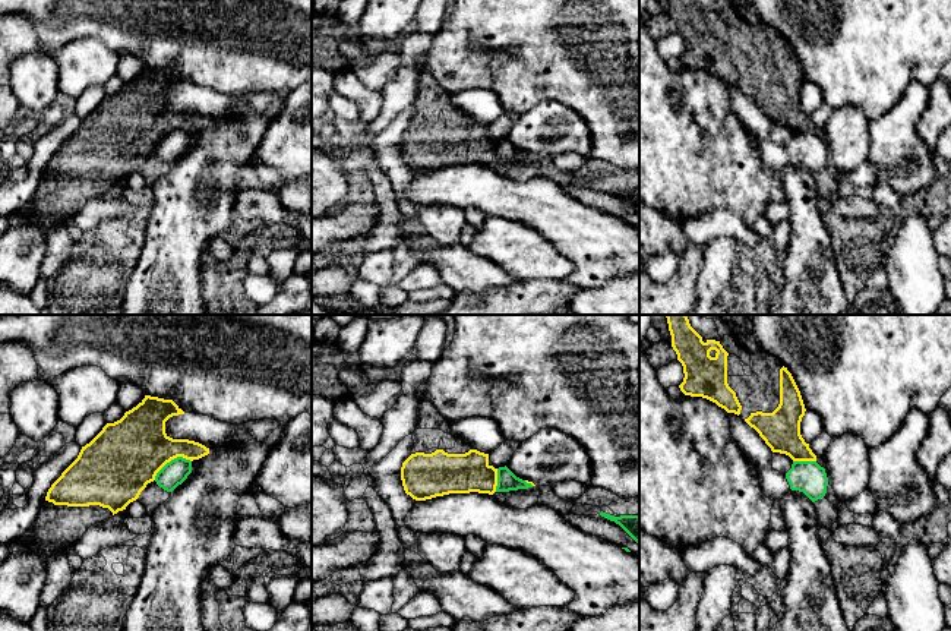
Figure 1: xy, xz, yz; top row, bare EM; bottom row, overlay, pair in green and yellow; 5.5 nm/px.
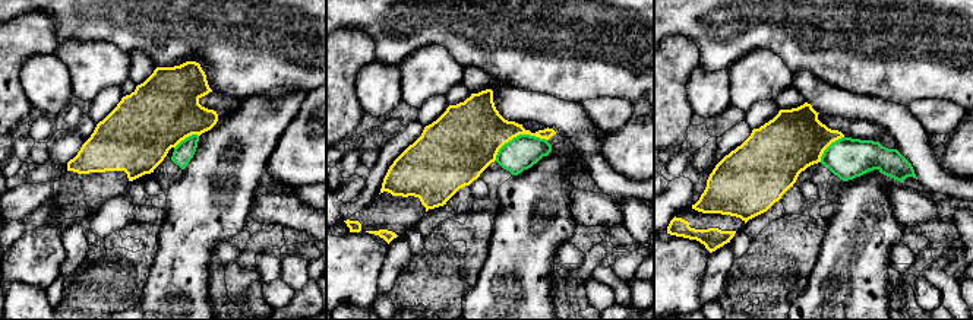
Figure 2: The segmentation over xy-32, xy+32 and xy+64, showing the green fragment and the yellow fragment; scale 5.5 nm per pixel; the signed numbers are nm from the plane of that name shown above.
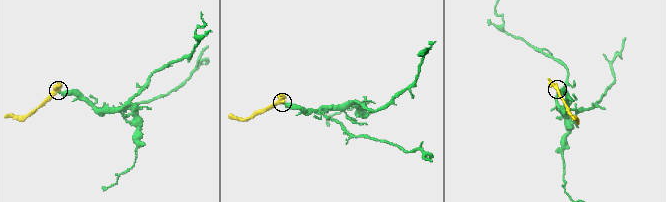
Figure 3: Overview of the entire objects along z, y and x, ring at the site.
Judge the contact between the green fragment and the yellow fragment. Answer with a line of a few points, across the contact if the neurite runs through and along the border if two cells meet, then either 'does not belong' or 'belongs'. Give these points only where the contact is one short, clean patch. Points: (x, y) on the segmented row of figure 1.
line xy (190, 460), (182, 457), (171, 458), (154, 479); does not belong

